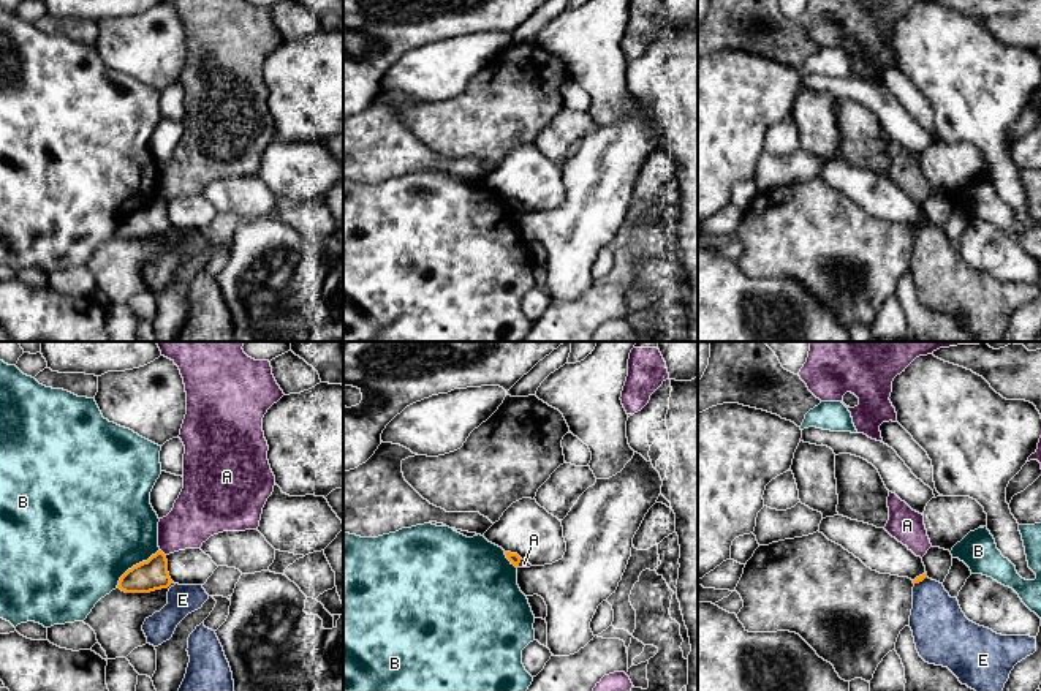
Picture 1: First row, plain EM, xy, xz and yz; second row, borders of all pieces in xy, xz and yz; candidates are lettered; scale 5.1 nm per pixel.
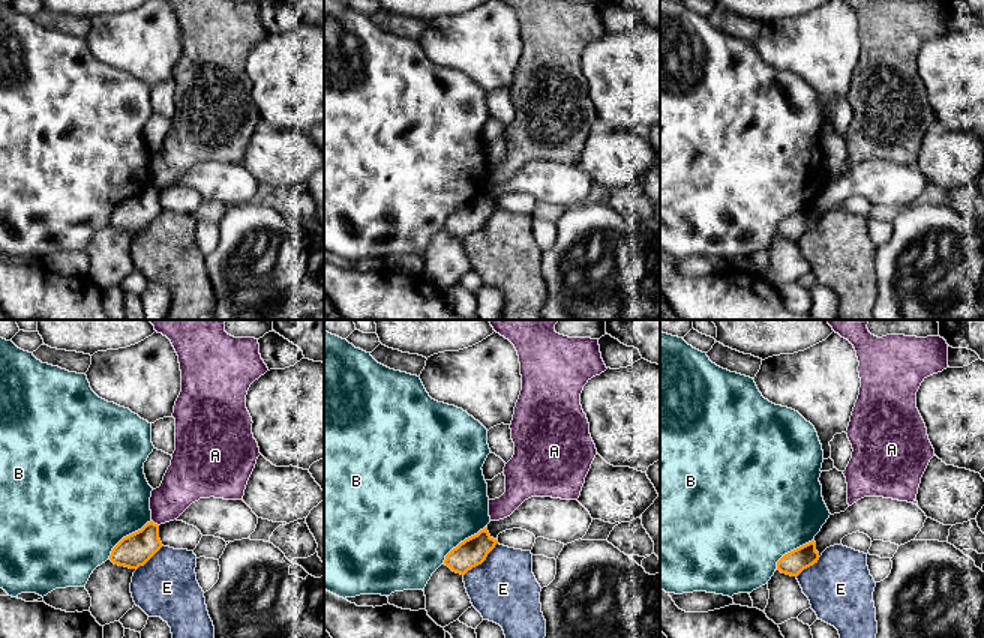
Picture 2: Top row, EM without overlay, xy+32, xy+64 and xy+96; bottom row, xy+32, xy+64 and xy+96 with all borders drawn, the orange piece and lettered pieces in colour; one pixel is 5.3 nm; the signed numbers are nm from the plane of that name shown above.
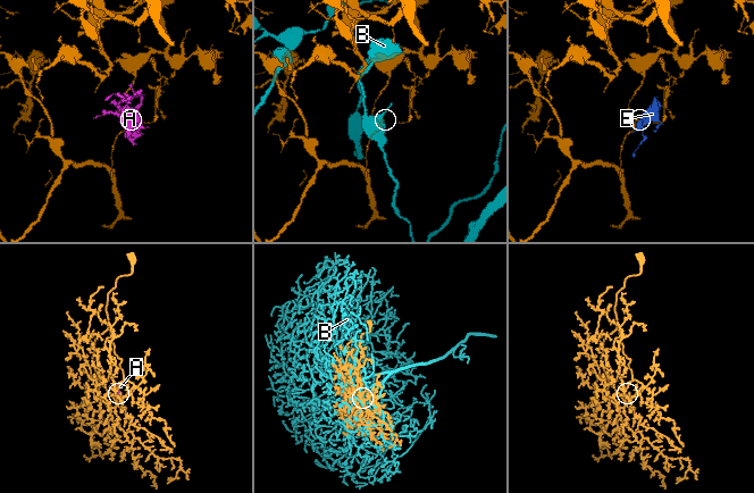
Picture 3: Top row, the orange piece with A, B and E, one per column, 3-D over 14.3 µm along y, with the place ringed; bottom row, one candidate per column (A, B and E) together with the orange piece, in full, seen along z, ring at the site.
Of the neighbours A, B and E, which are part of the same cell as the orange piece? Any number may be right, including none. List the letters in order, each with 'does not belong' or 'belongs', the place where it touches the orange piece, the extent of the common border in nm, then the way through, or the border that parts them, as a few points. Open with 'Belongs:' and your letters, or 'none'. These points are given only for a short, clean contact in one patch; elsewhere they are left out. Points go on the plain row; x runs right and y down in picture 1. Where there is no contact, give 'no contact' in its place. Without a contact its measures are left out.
Belongs: none
A: does not belong; meets orange in xy at (162, 198); contact 50 nm long; border along xy (160, 195), (165, 201)
B: does not belong; meets orange in xy at (136, 211); contact 300 nm long
E: does not belong; meets orange in yz at (919, 226); contact 80 nm long

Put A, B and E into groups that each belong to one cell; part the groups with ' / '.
A E / B

